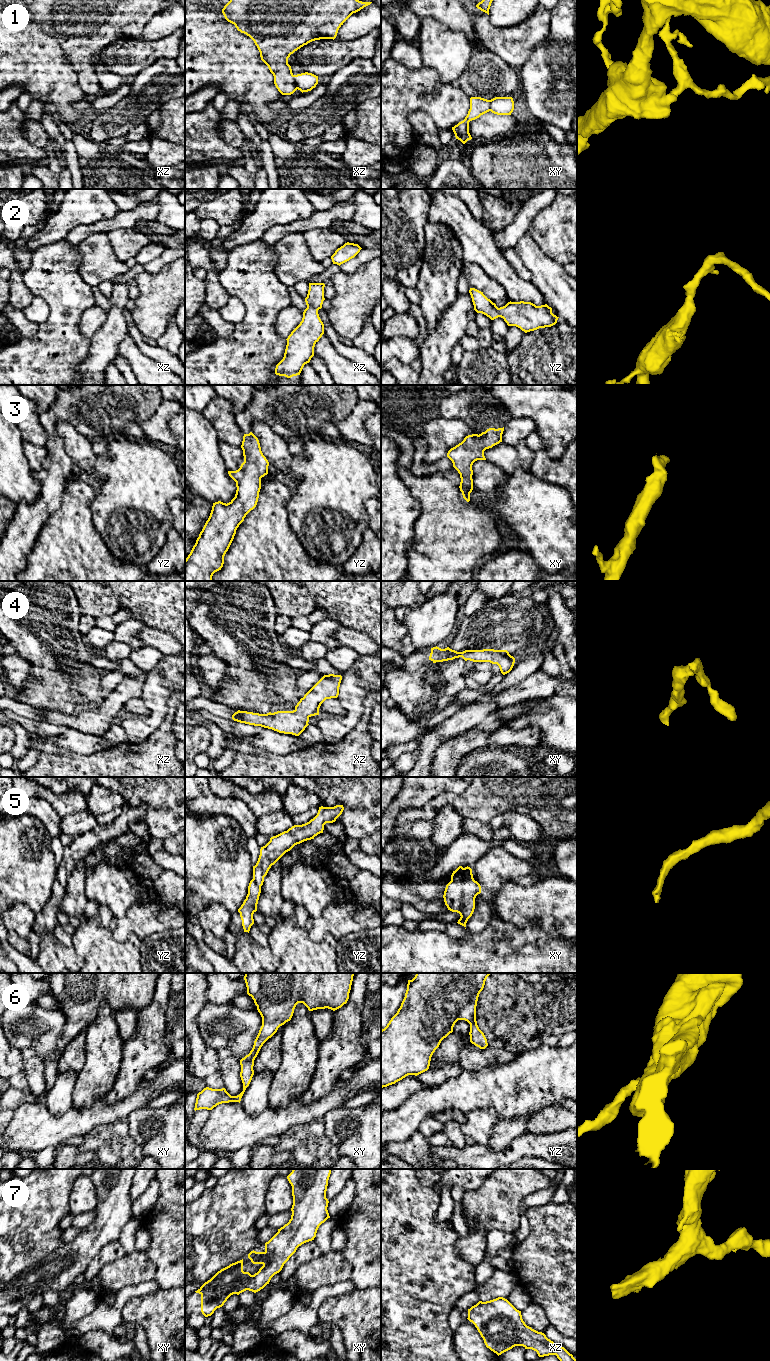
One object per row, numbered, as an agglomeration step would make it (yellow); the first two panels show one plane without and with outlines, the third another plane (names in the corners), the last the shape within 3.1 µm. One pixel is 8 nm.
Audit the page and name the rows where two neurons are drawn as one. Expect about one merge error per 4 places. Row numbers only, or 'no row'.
1

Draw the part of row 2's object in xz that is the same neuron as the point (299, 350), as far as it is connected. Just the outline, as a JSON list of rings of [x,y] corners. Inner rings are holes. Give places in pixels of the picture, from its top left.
[[[309,283],[309,290],[305,302],[307,308],[303,312],[300,324],[288,336],[283,359],[276,365],[275,374],[291,378],[300,375],[305,364],[314,356],[315,344],[324,334],[324,324],[321,321],[318,310],[322,308],[324,298],[324,283]]]

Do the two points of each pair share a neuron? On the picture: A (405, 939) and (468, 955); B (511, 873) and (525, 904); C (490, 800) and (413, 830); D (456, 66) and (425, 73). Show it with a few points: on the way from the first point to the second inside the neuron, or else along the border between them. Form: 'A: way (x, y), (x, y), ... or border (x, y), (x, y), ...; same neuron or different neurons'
A: way (421, 952), (452, 952); same neuron
B: border (539, 881), (530, 886), (513, 881), (500, 885); different neurons
C: border (432, 819), (409, 822); different neurons
D: border (424, 65), (433, 68), (444, 82), (455, 83); different neurons

